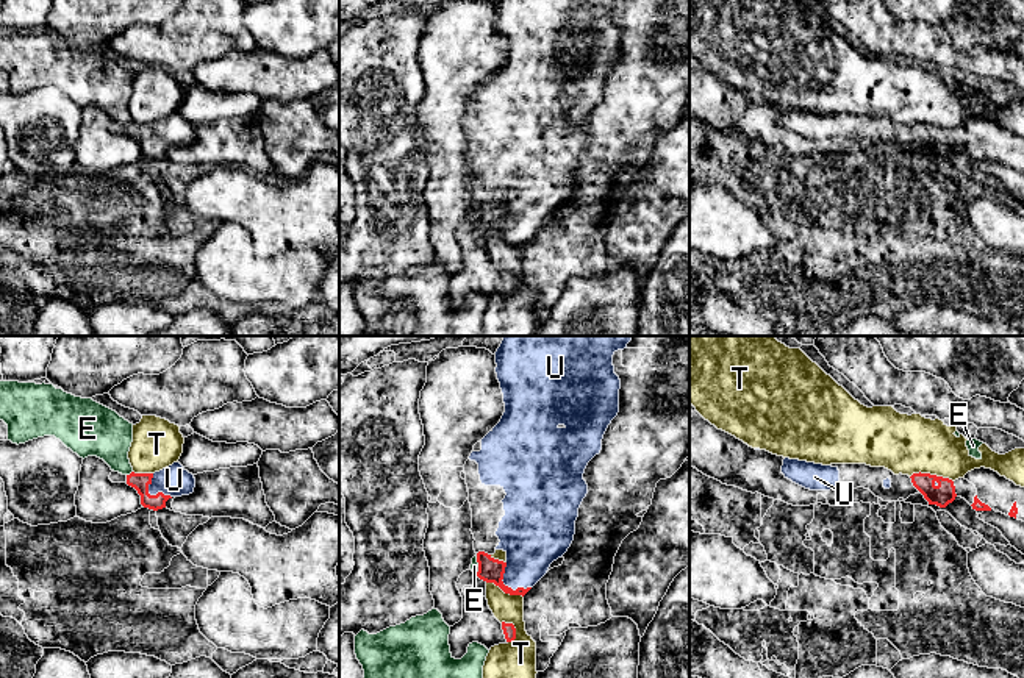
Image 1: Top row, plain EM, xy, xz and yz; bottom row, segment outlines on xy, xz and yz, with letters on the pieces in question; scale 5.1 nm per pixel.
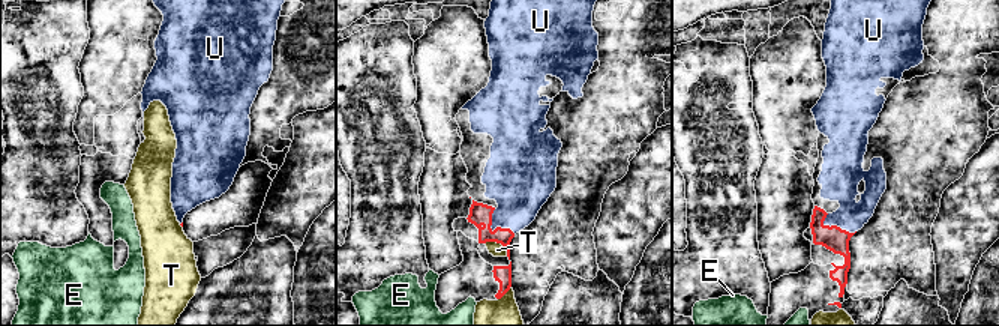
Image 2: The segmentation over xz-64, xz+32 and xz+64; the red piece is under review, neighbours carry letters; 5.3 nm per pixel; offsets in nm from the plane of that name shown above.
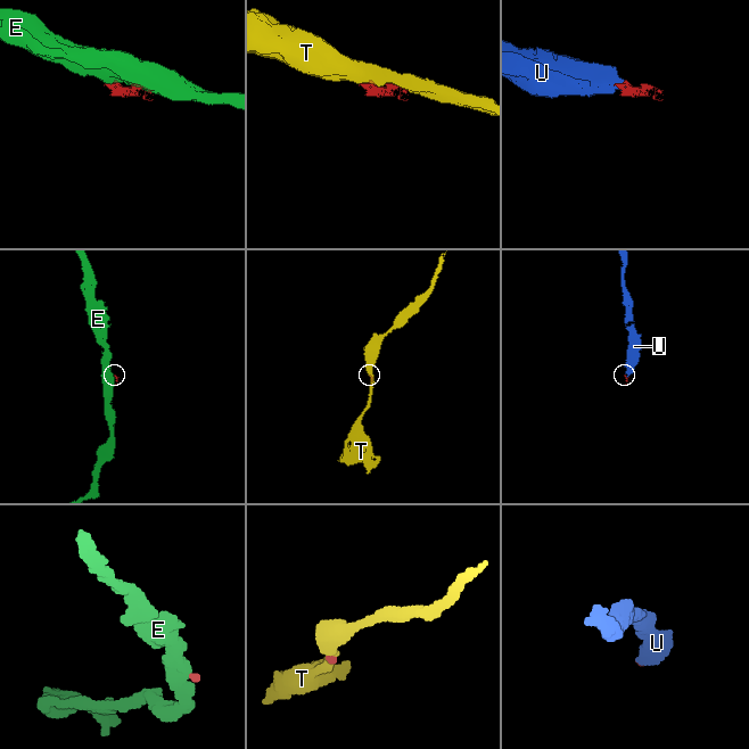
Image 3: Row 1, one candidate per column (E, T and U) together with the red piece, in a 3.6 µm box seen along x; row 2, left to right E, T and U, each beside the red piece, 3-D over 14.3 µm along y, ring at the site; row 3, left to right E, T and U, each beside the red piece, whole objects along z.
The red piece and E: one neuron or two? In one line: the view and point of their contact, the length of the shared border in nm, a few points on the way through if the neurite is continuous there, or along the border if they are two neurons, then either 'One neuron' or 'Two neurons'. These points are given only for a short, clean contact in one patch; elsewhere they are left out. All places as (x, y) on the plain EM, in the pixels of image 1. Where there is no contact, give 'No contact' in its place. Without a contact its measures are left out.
Touches red at xy (130, 124). Shared border 40 nm. Boundary: xy (132, 121), (127, 125). Two neurons

